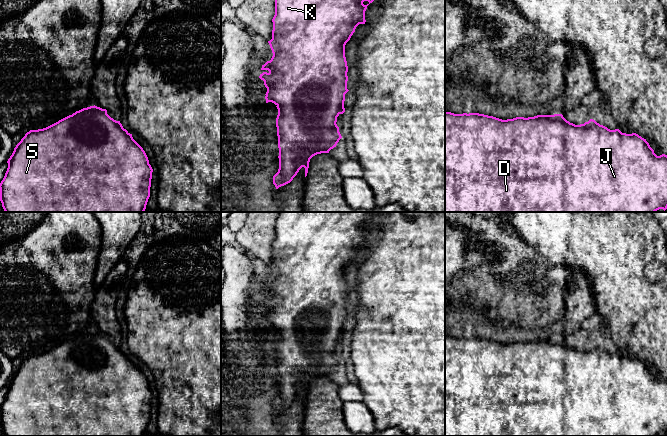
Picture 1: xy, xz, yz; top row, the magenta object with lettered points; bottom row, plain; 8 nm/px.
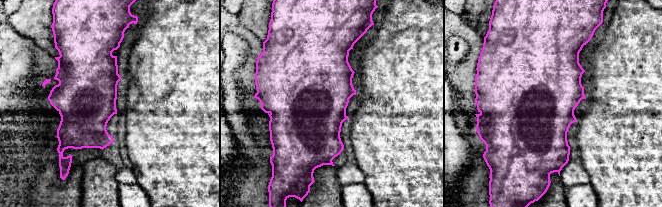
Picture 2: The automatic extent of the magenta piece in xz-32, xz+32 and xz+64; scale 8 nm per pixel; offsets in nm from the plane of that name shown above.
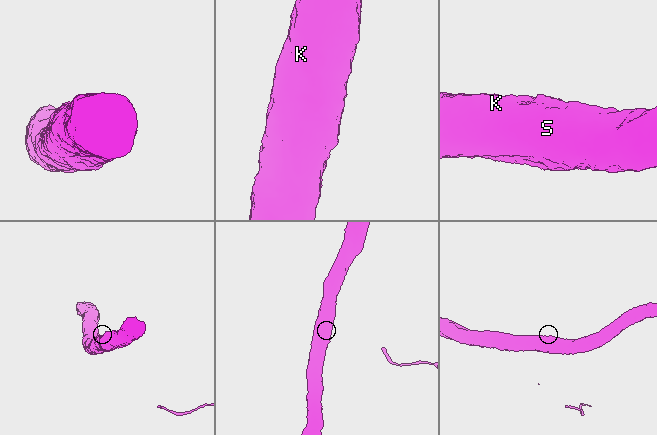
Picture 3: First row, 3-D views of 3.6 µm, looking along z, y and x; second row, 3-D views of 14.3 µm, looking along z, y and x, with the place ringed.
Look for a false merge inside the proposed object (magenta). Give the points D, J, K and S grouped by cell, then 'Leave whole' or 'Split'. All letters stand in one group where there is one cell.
Groups: D J K S. Leave whole

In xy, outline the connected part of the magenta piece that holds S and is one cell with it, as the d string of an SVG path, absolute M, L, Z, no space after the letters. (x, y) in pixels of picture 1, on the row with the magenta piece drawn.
M95 105L76 111L46 128L30 130L16 145L7 163L7 171L0 183L0 201L5 212L144 212L150 197L153 169L145 151L120 121L111 118L106 109Z

